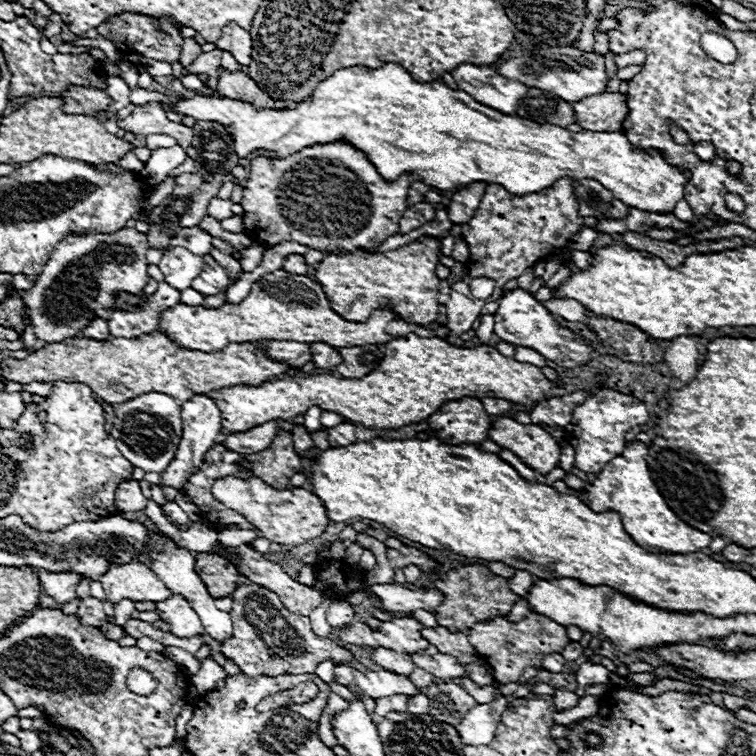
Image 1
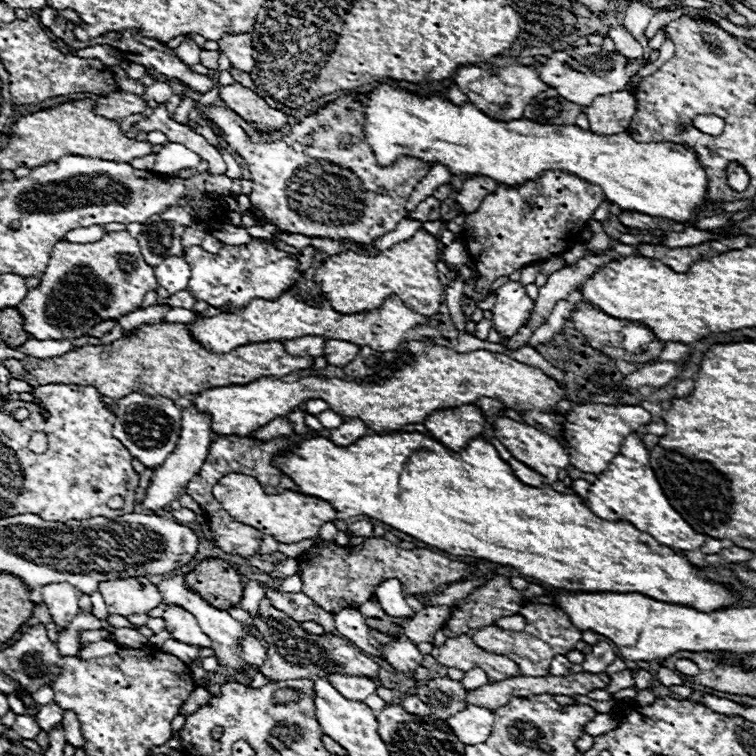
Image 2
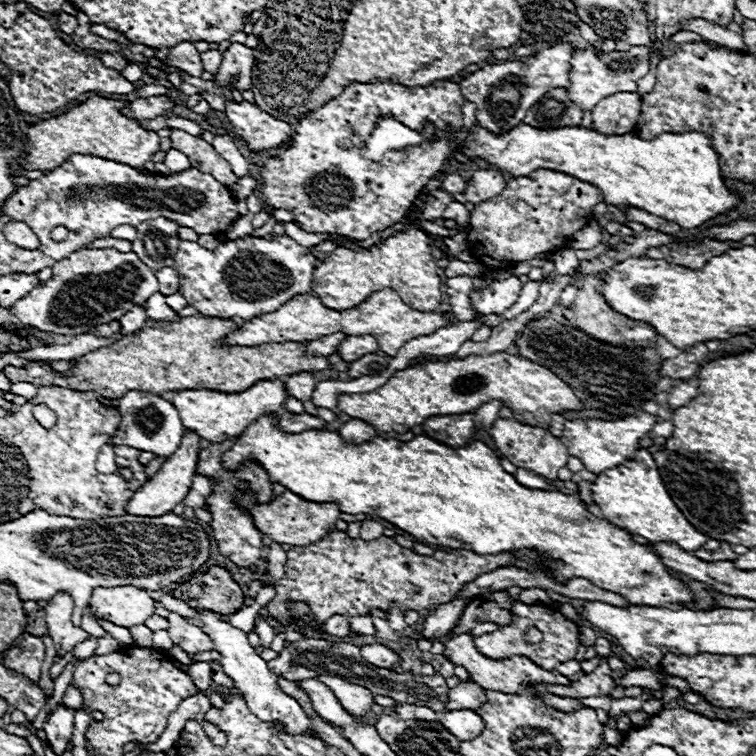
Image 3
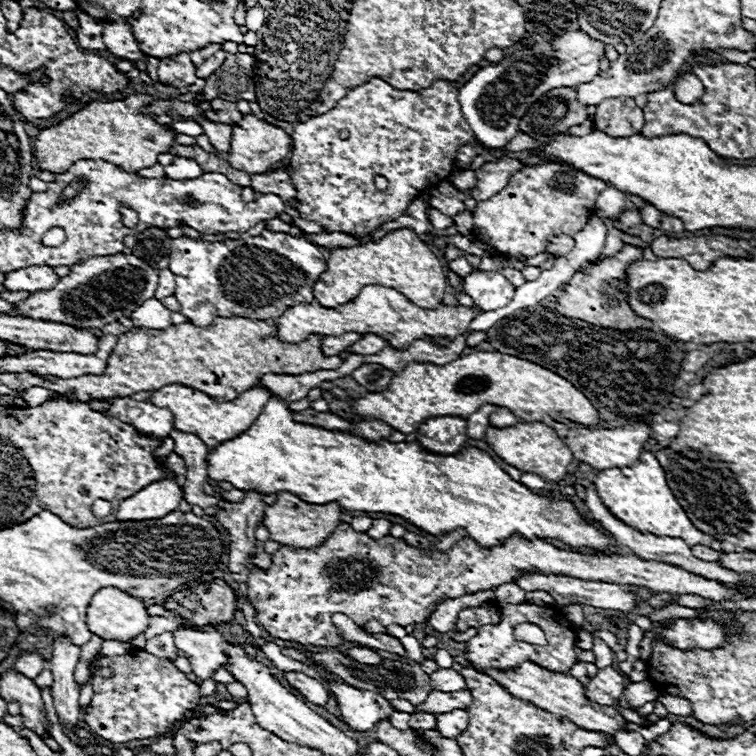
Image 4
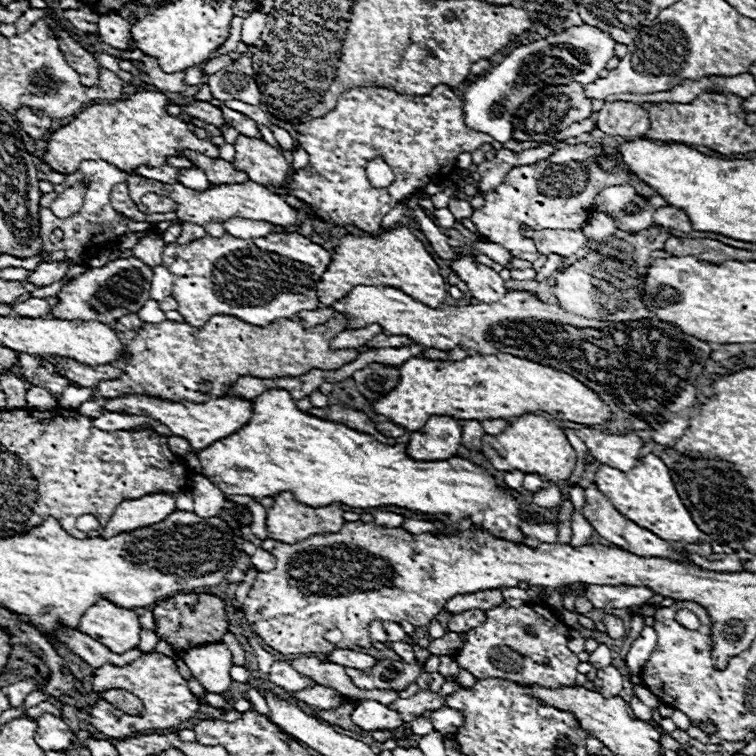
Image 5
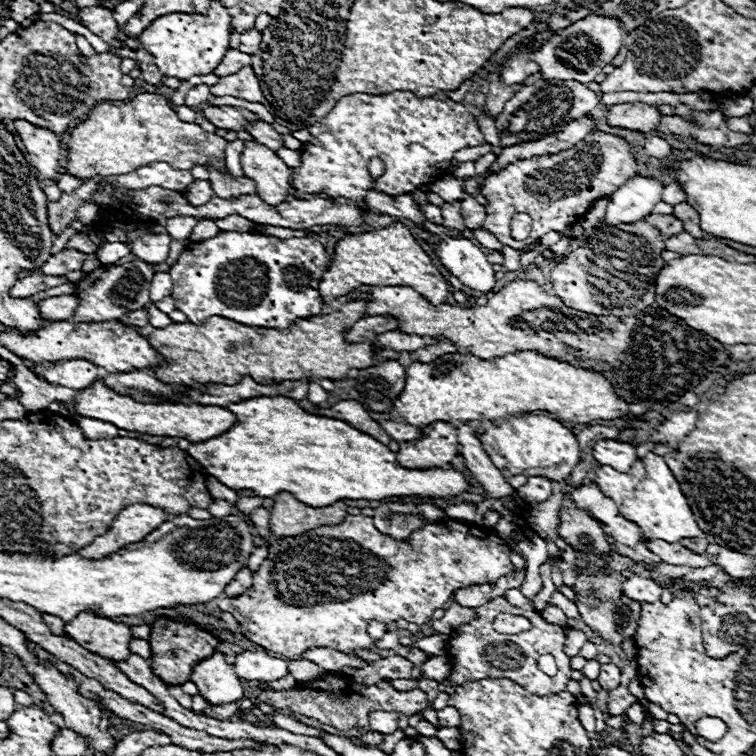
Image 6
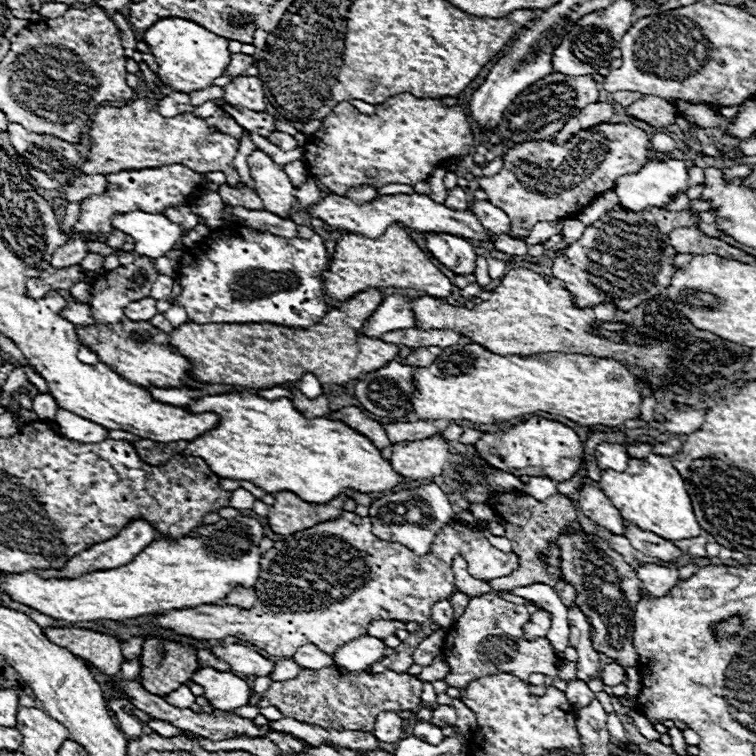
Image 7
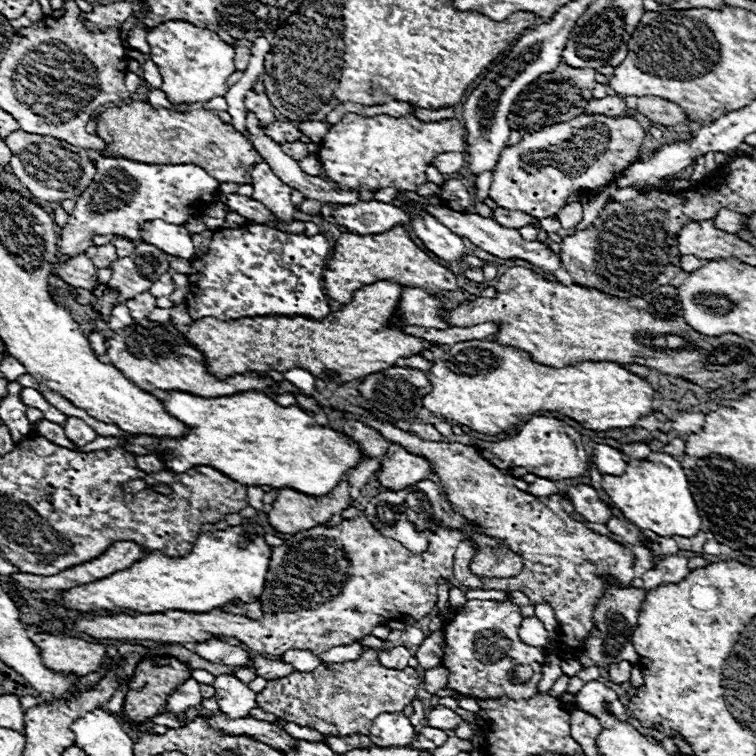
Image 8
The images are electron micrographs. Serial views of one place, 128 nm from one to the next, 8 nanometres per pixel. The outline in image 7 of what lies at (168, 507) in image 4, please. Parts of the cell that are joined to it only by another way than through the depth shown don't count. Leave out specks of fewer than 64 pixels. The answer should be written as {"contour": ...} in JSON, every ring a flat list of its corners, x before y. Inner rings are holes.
{"contour":[[146,520,130,522,116,538,100,542,74,556,54,578,78,578,96,570,110,570,128,564,156,538,154,528]]}

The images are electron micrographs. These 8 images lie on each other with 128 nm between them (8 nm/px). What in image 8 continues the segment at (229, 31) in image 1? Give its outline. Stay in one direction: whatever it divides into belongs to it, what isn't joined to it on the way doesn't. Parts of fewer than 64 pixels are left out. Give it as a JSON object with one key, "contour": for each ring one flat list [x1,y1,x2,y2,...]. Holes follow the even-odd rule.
{"contour":[[248,90,244,104,246,104,248,110,252,110,252,112,258,116,260,122,264,122,264,124,276,122,276,116,274,116,274,112,272,112,272,104,270,104,270,100,266,98,266,94,260,94,260,96,258,96,256,92]]}

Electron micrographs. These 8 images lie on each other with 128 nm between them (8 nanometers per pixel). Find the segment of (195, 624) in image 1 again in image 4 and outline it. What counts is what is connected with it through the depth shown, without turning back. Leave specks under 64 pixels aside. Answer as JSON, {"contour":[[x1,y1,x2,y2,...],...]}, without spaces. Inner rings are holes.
{"contour":[[178,628,172,632,174,634,174,642,178,646,178,650,184,652,184,656,190,660,192,664,192,672,200,678,200,680,208,680,214,676,214,672,218,668,224,668,228,662,228,644,222,638,222,634,218,630,212,632,204,632,204,630,196,630,196,628]]}

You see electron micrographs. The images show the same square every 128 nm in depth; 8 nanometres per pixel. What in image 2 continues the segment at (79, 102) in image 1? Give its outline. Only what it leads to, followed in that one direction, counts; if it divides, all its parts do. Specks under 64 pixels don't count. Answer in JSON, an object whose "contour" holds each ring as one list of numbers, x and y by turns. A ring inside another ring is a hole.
{"contour":[[116,92,112,96,98,96,96,102,98,102,96,112,100,112,102,116,108,116,112,120,126,118,130,114,140,114,148,108,144,98,130,94,130,92]]}

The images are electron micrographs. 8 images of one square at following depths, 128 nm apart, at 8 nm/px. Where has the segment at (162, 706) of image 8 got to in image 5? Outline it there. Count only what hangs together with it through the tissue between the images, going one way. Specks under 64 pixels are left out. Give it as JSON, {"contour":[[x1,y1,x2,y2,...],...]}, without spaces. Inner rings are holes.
{"contour":[[180,594,172,600,166,600,154,608,156,620,156,636,158,640,166,640,174,652,184,654,188,648,220,642,228,632,228,618,224,610,224,602,212,594]]}

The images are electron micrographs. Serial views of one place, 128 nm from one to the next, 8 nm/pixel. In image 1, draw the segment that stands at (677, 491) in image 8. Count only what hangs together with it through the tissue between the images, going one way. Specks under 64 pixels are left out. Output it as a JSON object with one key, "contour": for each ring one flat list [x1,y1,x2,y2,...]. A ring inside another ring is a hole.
{"contour":[[624,456,614,458,604,470,596,476,594,482,586,486,586,498,588,506,596,512,618,512,622,518,622,524,626,532,644,548,658,550,658,552,698,552,702,548,708,548,712,542,712,536,706,532,700,532,686,522,682,522,666,504,662,494,658,492,658,486,654,484,650,476,650,468,644,458,628,460]]}

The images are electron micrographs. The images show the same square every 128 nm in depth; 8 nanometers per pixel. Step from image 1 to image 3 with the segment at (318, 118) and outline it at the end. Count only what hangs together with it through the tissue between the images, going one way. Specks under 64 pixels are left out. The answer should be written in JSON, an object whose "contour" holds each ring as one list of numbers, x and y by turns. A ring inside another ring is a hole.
{"contour":[[380,118,374,136,370,138,370,156,374,160,380,160,386,150,392,148,404,148,412,144,422,144,424,140,430,140,434,134,432,126,426,126,424,132,414,132,408,126,400,124,392,118],[474,124,472,134,462,128,458,140,468,140,464,154,478,156,510,176,528,176,538,168,558,170,596,184,604,192,606,204,644,208,688,230,730,212,742,200,740,190,730,188,720,176,718,154,702,132,660,134,654,140,642,140,634,134,604,136,588,128,536,130,520,124,504,136,494,136]]}

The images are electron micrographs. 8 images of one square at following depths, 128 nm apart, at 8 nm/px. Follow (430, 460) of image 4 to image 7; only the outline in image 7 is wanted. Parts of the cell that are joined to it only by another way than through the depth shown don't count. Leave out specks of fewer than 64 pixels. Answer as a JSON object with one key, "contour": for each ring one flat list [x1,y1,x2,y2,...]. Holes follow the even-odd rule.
{"contour":[[238,392,238,394,218,394,218,396,204,396,200,400,192,400,186,408,190,414,202,414,202,412,214,412,220,416,220,422,216,428,204,432,200,440,192,440,184,448,184,456,196,456,206,460,206,464,216,472,220,478,230,480,248,480,254,486,262,488,268,494,276,494,280,490,290,490,296,496,300,496,306,502,312,504,324,504,338,494,346,492,346,488,354,492,384,492,392,486,404,482,402,476,398,476,390,462,382,458,380,450,362,434,348,428,346,424,340,424,338,420,330,418,312,418,308,420,302,416,292,400,280,398,280,400,266,400,252,392]]}

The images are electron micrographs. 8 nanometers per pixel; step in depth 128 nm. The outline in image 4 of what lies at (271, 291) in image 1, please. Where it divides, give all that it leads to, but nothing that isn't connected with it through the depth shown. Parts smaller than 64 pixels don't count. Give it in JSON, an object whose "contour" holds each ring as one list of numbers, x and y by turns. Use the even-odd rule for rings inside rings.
{"contour":[[364,286,360,294,338,308,324,308,318,302,312,304,298,304,284,312,284,316,276,318,274,324,280,328,280,340,286,342,300,342,310,334,324,334,324,336,340,336,344,332,358,332,358,334,378,334,390,342,394,348,404,348,412,344,412,340,432,340,438,344,450,344,456,336,468,332,470,322,482,314,480,308,466,308,466,306,440,306,436,310,426,310,412,304,404,294,394,288,384,286]]}

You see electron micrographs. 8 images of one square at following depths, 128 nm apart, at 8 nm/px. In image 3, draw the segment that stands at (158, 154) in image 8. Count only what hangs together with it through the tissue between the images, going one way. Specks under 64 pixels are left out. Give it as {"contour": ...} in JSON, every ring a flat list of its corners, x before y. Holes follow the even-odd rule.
{"contour":[[92,96,62,116,28,126,28,158,20,160,20,166,26,170,52,170,58,168,68,156,78,152,104,156,106,160,116,160,132,168,144,166,160,150,160,136,152,130,142,128,138,120,122,114,124,106,130,106,130,102]]}

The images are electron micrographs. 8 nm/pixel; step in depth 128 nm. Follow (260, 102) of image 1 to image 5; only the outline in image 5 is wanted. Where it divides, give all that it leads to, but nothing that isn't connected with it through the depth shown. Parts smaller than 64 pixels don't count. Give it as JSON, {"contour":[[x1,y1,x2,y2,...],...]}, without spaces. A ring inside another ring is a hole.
{"contour":[[240,134,234,148,236,148,234,168,246,172,252,182,264,184,266,188,276,192,288,180,290,166,286,158,268,142,252,140]]}

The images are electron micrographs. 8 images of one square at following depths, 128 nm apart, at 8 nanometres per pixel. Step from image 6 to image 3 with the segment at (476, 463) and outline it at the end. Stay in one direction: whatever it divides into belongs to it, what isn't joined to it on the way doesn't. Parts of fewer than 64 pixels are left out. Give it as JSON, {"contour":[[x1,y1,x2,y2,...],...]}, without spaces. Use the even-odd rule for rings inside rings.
{"contour":[[492,400,492,402,486,402,482,404,476,412,474,412,474,424,476,426,482,426,482,428,490,428,494,424,494,420,498,418,498,412,500,412,502,404,498,400]]}

